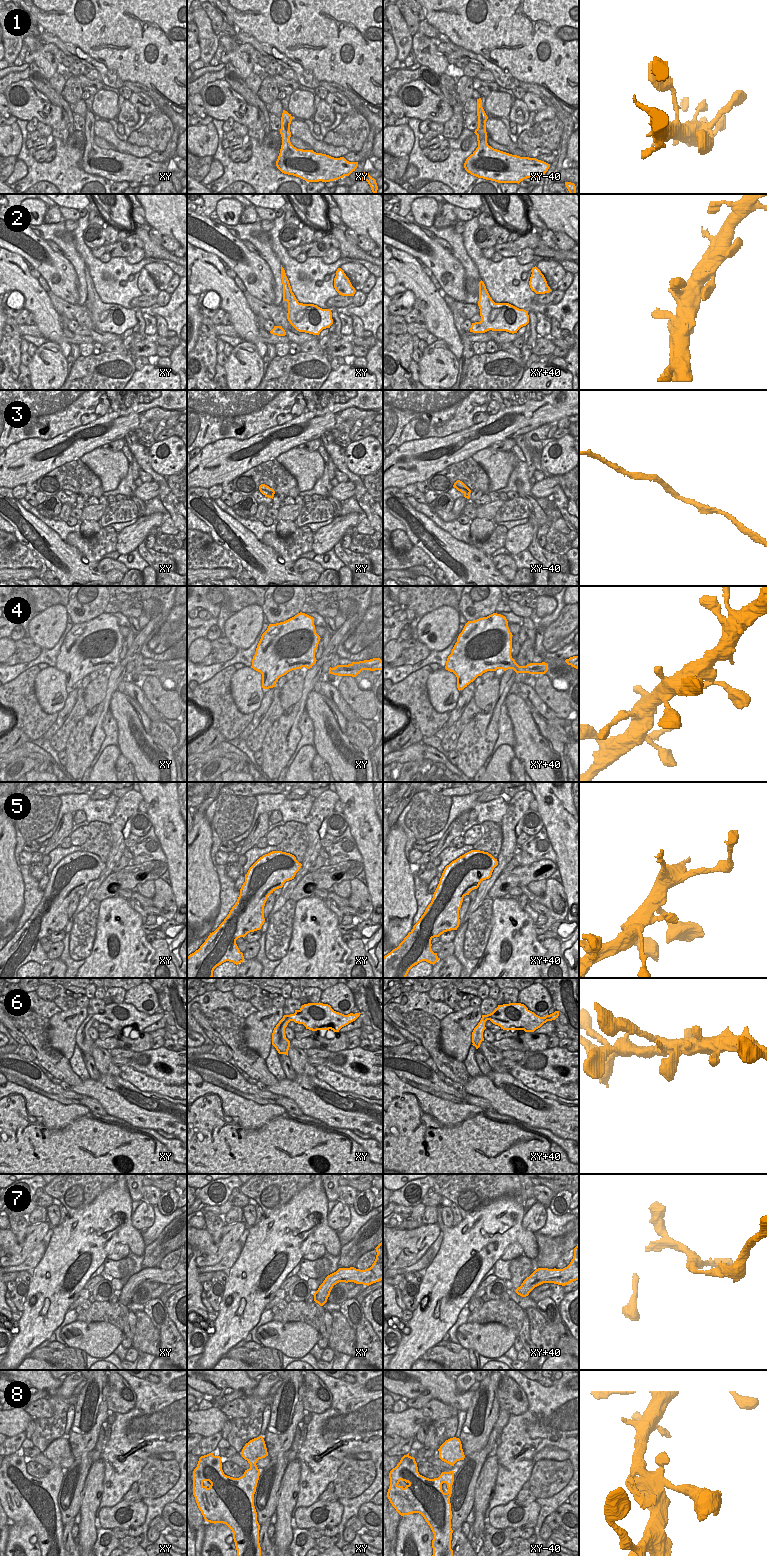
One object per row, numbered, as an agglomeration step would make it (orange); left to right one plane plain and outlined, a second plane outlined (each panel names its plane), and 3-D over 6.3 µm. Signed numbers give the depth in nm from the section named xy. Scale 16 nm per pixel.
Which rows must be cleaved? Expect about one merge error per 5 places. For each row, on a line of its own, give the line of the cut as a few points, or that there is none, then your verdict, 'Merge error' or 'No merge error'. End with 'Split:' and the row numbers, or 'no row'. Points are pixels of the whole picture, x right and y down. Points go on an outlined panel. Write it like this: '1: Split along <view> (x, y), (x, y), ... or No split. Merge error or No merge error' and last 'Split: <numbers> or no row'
1: No split. No merge error
2: No split. No merge error
3: No split. No merge error
4: No split. No merge error
5: No split. No merge error
6: No split. No merge error
7: No split. No merge error
8: No split. No merge error
Split: no row.

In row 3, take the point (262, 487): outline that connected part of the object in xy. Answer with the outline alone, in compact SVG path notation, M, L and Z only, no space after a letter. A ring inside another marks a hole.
M261 484L259 486L259 490L260 492L265 496L265 497L268 497L268 498L272 498L274 497L274 494L275 494L275 491L270 488L269 486L265 485L265 484Z

